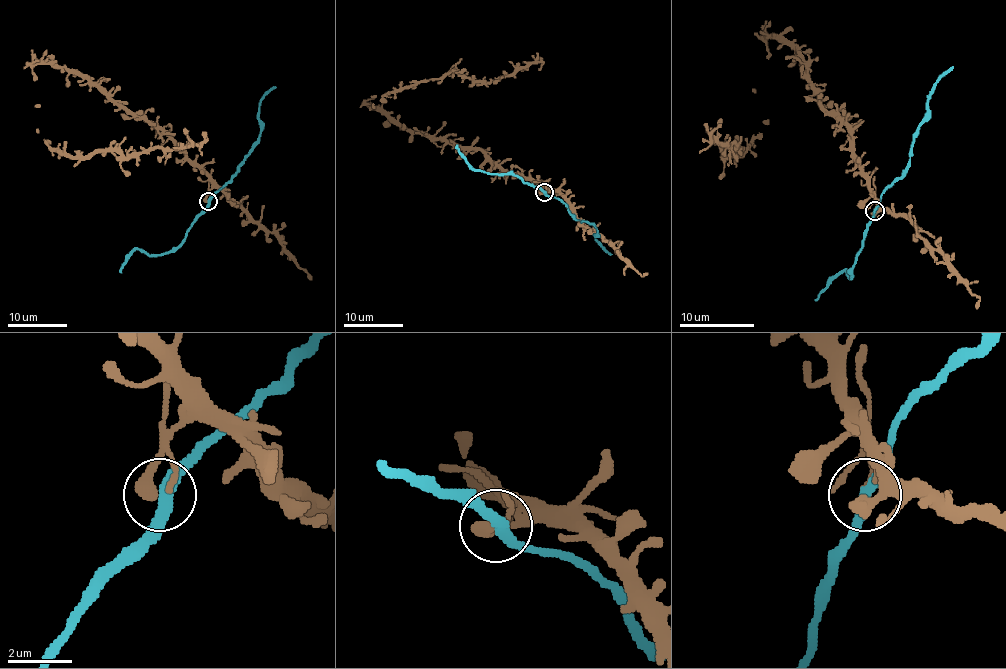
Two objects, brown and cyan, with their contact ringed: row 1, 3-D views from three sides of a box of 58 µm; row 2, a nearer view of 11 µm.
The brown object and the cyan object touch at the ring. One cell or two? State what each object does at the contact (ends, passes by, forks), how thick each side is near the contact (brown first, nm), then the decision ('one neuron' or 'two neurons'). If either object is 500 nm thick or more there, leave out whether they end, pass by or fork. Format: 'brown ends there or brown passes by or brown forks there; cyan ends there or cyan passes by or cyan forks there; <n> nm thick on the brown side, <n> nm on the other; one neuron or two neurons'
brown ends there; cyan passes by; 360 nm thick on the brown side, 340 nm on the other; one neuron

